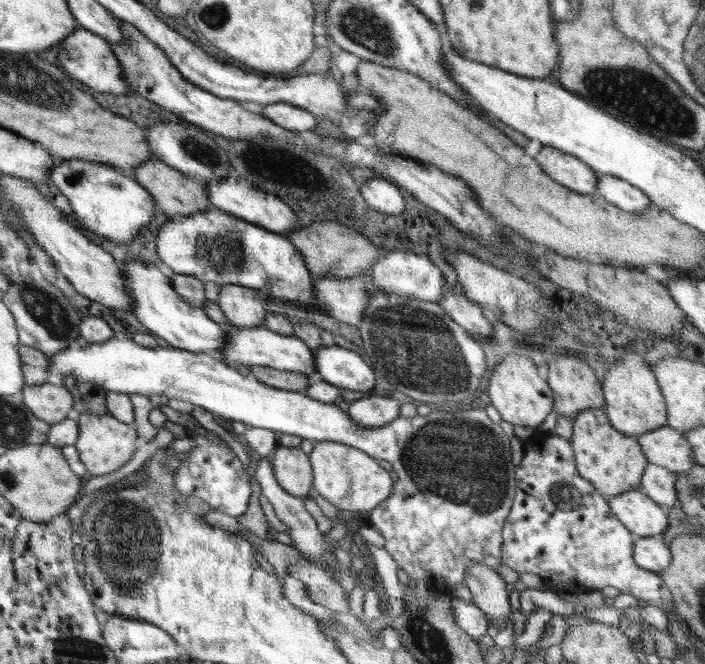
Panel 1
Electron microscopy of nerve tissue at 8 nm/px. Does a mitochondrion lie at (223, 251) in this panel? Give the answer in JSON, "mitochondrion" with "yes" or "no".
{"mitochondrion":"yes"}

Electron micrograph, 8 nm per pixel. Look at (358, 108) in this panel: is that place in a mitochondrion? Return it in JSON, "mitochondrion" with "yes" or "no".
{"mitochondrion":"yes"}

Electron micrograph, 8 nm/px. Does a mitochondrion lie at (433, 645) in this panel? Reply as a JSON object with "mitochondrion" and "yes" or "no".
{"mitochondrion":"yes"}

